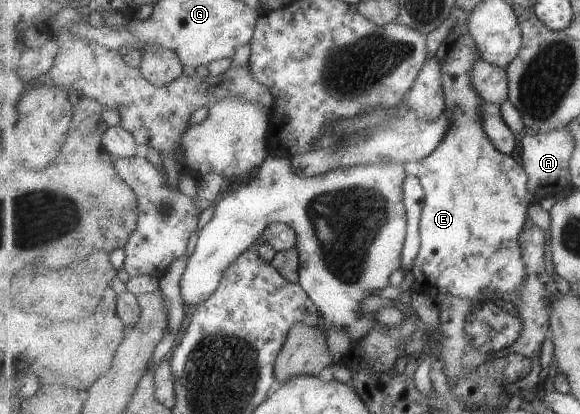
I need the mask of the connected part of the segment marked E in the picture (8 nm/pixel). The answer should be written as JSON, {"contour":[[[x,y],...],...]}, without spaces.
{"contour":[[[457,18],[451,32],[438,47],[436,55],[441,62],[445,111],[451,116],[453,126],[445,134],[445,140],[437,146],[437,150],[418,162],[417,175],[425,187],[426,198],[420,222],[421,250],[410,270],[414,277],[413,289],[419,293],[430,293],[435,299],[440,294],[453,294],[469,298],[475,303],[487,302],[503,294],[515,294],[527,282],[519,234],[527,224],[527,212],[532,204],[533,193],[525,167],[513,156],[499,152],[483,128],[479,106],[486,102],[477,94],[471,82],[473,66],[482,57],[469,30],[469,18]]]}

